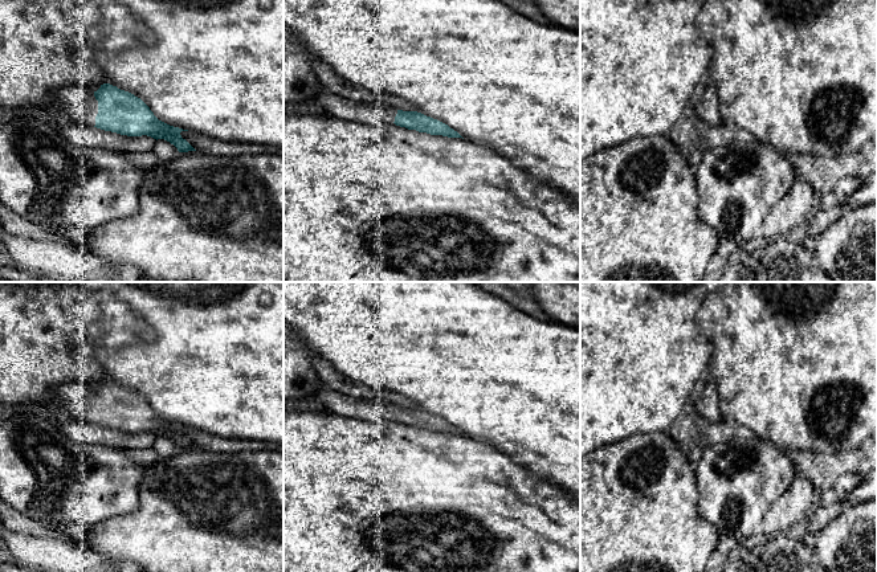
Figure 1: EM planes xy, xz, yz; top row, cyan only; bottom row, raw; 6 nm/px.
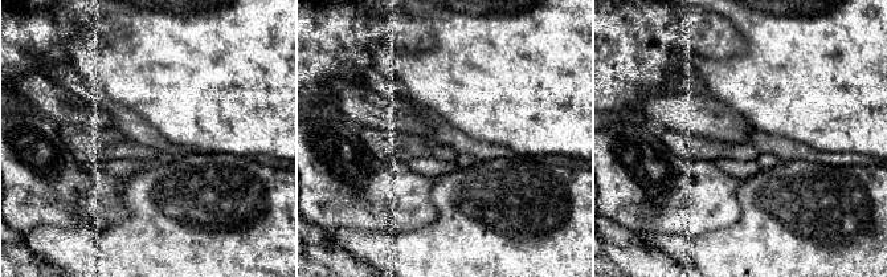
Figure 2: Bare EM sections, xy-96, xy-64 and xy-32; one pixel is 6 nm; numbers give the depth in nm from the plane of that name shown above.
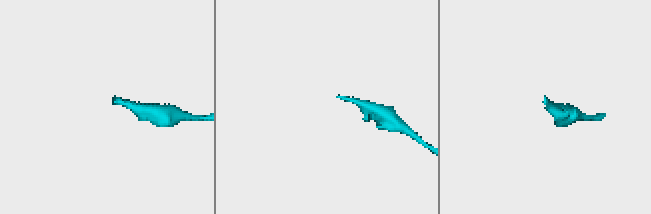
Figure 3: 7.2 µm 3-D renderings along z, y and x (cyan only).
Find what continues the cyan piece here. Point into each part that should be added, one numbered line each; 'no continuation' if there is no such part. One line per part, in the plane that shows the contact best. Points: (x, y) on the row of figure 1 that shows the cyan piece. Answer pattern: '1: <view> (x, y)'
1: xy (78, 102)

